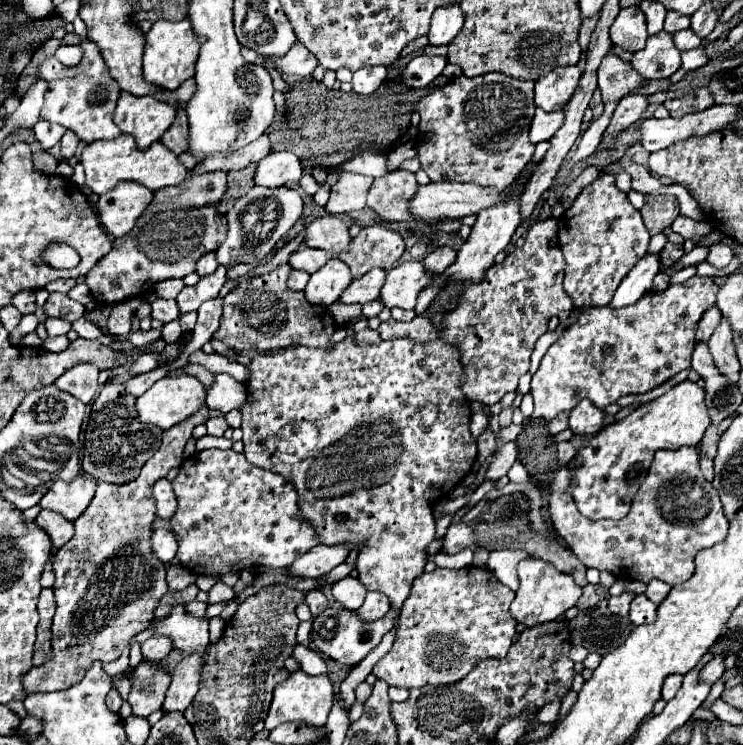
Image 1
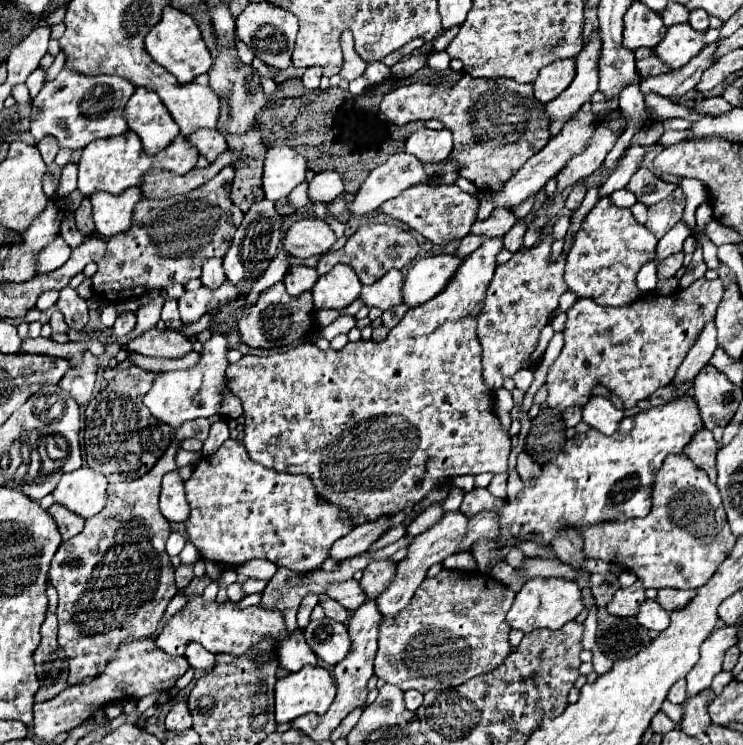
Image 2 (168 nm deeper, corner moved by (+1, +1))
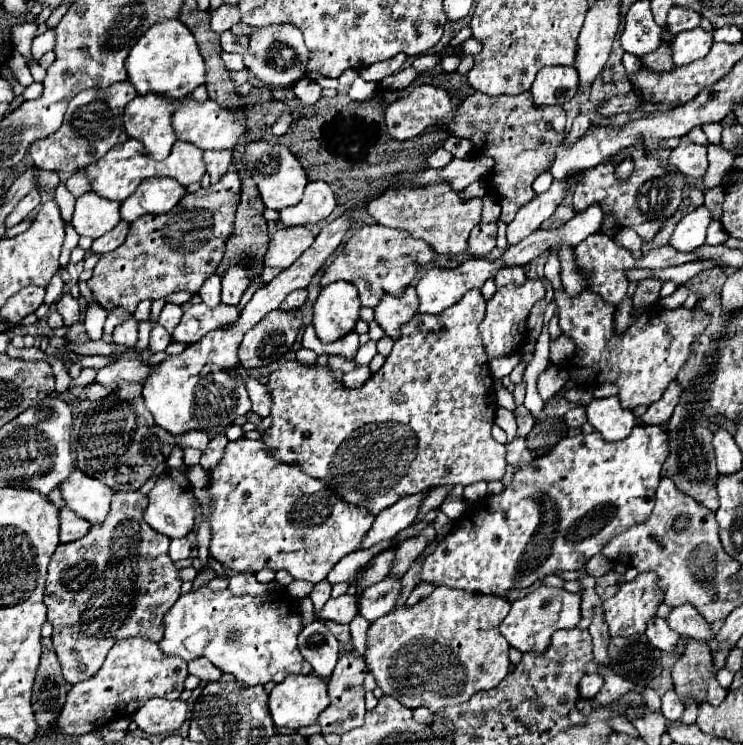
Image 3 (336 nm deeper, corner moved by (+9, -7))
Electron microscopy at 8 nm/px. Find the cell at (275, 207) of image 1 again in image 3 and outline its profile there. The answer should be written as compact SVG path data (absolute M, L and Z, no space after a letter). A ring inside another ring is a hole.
M240 260L234 268L230 268L222 278L222 302L228 306L238 306L244 290L248 288L248 266Z

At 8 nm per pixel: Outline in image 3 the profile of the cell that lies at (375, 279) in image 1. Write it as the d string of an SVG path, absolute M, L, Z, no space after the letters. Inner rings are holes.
M408 286L402 296L386 294L374 308L374 312L376 312L376 322L382 326L386 336L398 340L402 336L402 324L410 322L410 318L414 318L414 314L418 312L416 288Z

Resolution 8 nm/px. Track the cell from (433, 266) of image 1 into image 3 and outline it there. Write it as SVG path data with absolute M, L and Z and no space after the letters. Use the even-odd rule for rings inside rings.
M496 222L490 224L478 224L472 234L470 234L470 248L468 252L472 256L486 256L490 254L490 250L496 246L496 236L498 236L498 228Z

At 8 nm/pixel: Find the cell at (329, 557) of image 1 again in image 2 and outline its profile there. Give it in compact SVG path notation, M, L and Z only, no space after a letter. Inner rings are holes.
M378 518L376 522L356 526L350 534L346 534L338 542L334 542L328 556L334 560L346 560L346 558L366 552L368 546L388 530L388 524L390 524L390 518Z

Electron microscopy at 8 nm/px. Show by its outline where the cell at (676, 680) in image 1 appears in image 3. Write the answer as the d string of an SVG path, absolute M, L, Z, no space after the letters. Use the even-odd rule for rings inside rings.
M668 690L668 692L662 696L662 714L664 714L666 720L670 720L670 722L676 722L676 720L682 718L684 706L682 706L682 702L678 702L678 694L674 694L674 690Z

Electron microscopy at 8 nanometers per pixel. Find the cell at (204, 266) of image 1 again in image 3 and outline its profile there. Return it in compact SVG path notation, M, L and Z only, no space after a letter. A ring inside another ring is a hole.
M210 276L206 282L204 282L204 286L200 288L200 292L198 292L198 296L202 298L202 302L206 304L206 306L210 306L210 308L214 308L214 306L218 306L220 304L220 290L222 290L222 284L220 284L220 276Z

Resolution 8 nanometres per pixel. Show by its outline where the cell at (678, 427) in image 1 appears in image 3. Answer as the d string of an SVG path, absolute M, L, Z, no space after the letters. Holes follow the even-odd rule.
M636 424L632 428L632 432L624 440L618 440L618 442L606 442L598 432L566 436L566 438L562 438L562 442L558 442L558 446L554 446L554 450L550 450L550 454L544 454L542 458L536 458L526 466L514 468L512 482L508 486L504 486L500 494L488 496L488 498L484 498L480 502L474 502L466 510L466 514L452 526L452 530L438 540L434 552L420 560L422 570L420 570L418 582L428 582L428 584L434 584L434 586L444 584L448 588L456 588L456 590L464 590L464 592L476 592L476 594L490 594L490 596L508 598L512 590L528 588L534 582L542 580L544 576L552 576L552 574L558 574L562 570L580 570L582 566L588 564L588 560L592 556L602 552L602 546L606 546L606 542L610 542L610 538L626 532L634 524L640 524L640 522L648 520L648 516L652 514L652 508L654 508L654 494L656 494L658 482L660 482L660 468L662 468L666 458L668 458L668 434L660 426L644 426L642 428L640 424Z

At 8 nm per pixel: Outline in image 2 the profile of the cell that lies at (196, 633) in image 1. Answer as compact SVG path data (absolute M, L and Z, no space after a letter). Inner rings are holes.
M190 642L186 646L186 660L190 662L192 668L202 668L202 670L210 670L214 666L214 654L210 654L204 646Z

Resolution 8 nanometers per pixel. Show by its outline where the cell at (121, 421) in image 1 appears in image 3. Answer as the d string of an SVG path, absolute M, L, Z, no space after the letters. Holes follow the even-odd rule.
M124 384L102 400L90 404L82 426L80 440L76 448L78 468L92 478L102 480L116 492L138 490L152 474L152 470L166 462L172 448L176 446L176 438L156 428L152 414L142 406L142 384Z

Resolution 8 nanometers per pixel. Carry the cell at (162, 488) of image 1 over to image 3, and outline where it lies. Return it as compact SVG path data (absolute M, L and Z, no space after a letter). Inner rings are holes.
M186 466L168 468L164 474L156 478L154 488L148 492L148 506L144 512L146 524L150 524L156 532L168 538L184 538L192 532L196 520L196 498L192 494L192 486L186 478Z

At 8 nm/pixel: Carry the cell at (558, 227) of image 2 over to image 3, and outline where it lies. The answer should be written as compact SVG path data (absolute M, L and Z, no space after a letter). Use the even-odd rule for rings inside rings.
M550 254L548 258L544 274L554 288L562 334L576 342L576 354L568 362L570 378L592 384L616 384L620 388L618 398L624 408L636 408L640 404L650 406L652 402L662 398L666 386L676 378L678 370L692 354L692 342L704 332L706 314L702 310L688 308L654 308L644 314L646 322L642 328L638 324L632 324L626 334L618 336L614 332L614 310L606 306L606 302L598 298L598 294L582 290L576 296L568 296L564 292L564 286L560 284L560 262L554 254Z

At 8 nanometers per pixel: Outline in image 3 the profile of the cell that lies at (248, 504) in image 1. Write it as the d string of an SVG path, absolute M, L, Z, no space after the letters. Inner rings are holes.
M248 438L228 444L222 462L210 472L208 490L214 496L214 512L210 516L210 556L232 572L258 572L262 568L272 568L276 572L288 570L296 580L316 584L328 576L338 560L362 546L362 538L366 538L376 518L366 508L340 500L338 494L332 494L326 482L302 472L298 464L274 460L264 450L262 442Z

